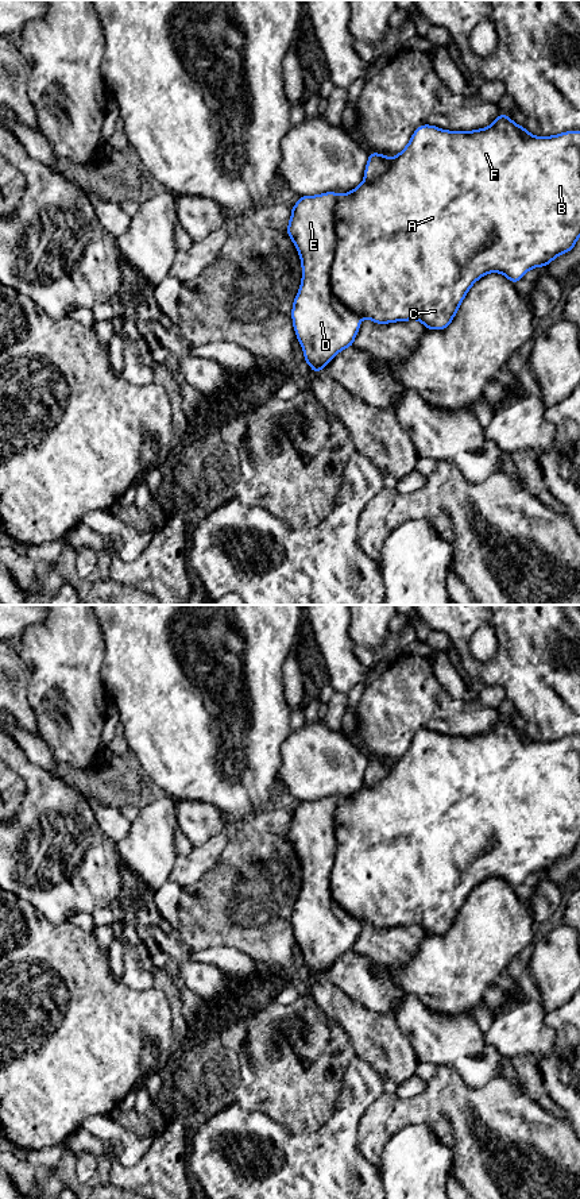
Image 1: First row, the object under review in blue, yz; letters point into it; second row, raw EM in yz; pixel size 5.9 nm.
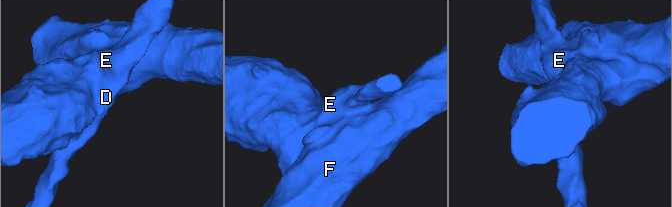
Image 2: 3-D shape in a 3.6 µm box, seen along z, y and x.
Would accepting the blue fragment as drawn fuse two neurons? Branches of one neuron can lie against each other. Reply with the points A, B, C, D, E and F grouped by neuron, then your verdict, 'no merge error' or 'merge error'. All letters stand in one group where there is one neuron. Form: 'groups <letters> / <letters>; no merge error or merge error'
groups A B C F / D E; merge error

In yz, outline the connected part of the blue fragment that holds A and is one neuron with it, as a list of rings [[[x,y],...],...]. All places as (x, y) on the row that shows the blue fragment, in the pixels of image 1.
[[[499,113],[491,126],[475,131],[446,131],[422,124],[415,128],[407,146],[391,158],[383,176],[374,182],[363,181],[337,198],[337,242],[330,266],[333,294],[361,319],[378,324],[419,320],[426,329],[445,329],[456,316],[471,286],[492,271],[517,284],[530,269],[545,266],[561,254],[569,252],[580,238],[580,131],[565,131],[553,136],[533,136],[525,127]]]

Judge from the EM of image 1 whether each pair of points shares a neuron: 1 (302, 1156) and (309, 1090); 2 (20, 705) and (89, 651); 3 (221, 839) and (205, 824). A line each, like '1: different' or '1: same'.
1: different
2: different
3: different

